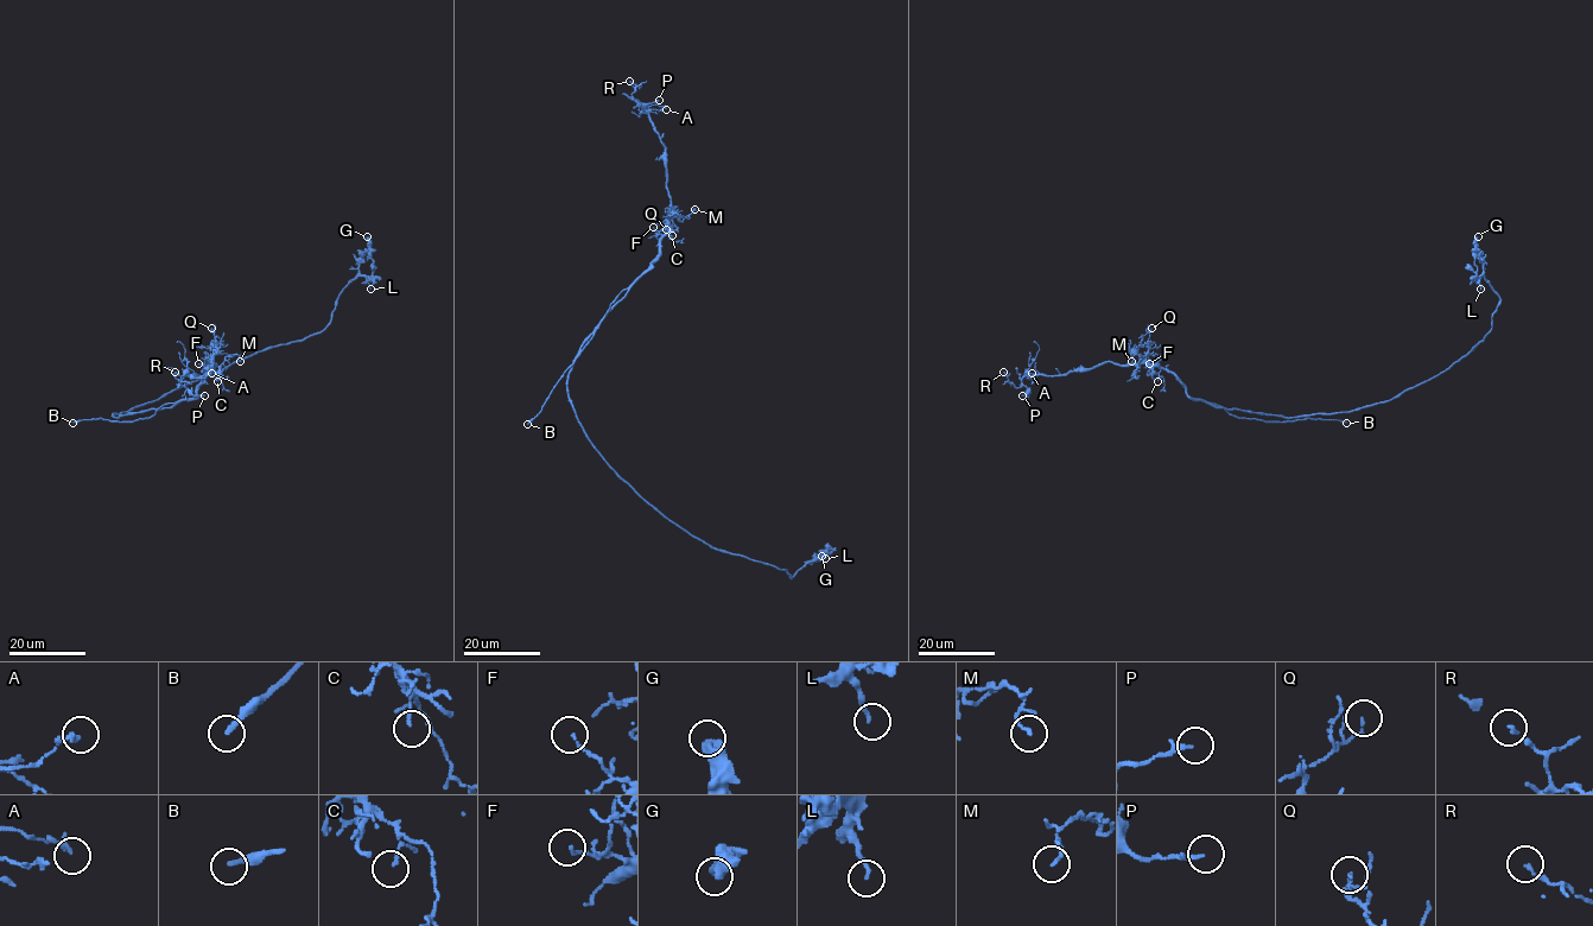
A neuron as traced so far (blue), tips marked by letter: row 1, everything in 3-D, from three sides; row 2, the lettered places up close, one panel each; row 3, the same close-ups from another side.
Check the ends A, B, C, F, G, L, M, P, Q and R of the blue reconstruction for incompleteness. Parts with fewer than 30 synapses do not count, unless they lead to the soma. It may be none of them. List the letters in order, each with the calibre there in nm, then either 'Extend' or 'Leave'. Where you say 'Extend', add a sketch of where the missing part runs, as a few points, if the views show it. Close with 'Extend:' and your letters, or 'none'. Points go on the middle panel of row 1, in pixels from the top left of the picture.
A: Thickness 190 nm. Leave
B: Thickness 200 nm. Extend
C: Thickness 80 nm. Leave
F: Thickness 110 nm. Leave
G: Thickness 360 nm. Leave
L: Thickness 160 nm. Leave
M: Thickness 130 nm. Leave
P: Thickness 180 nm. Leave
Q: Thickness 130 nm. Leave
R: Thickness 120 nm. Leave
Extend: B

